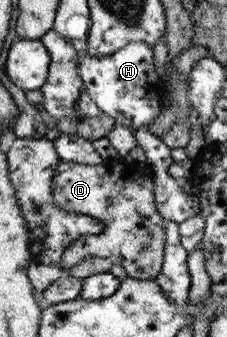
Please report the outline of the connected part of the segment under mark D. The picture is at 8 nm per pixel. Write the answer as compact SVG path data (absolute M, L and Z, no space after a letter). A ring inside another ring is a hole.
M121 158L121 162L98 165L61 161L50 178L53 204L61 210L90 216L101 222L101 232L81 235L62 251L59 270L66 272L85 258L105 258L119 264L126 276L139 280L155 280L161 270L164 254L163 219L153 201L152 171L149 166L138 166Z

